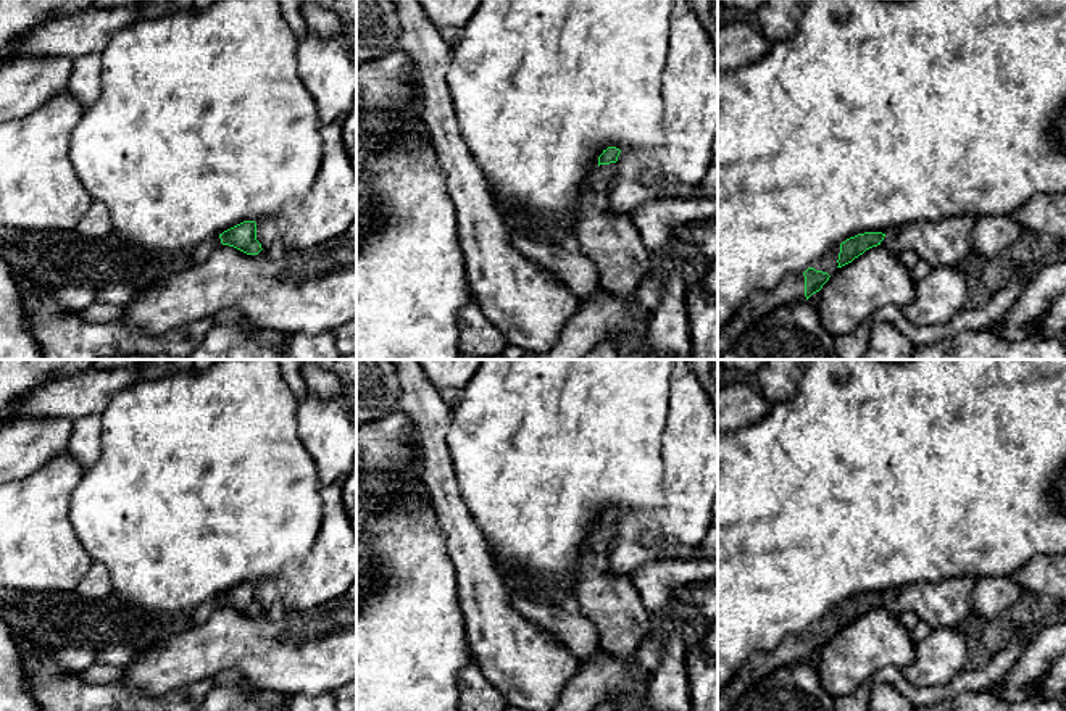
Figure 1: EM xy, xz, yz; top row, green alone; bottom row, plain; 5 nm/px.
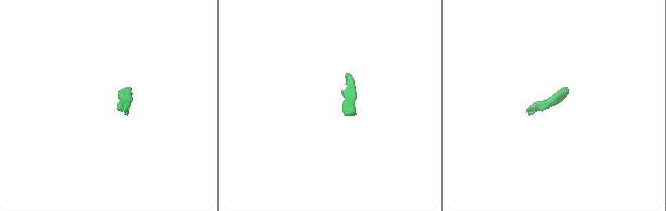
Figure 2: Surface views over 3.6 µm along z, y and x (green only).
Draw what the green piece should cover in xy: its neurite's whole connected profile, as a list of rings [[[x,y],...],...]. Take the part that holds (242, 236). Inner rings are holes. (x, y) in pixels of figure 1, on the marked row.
[[[244,221],[195,247],[195,263],[203,263],[221,245],[234,247],[247,255],[258,255],[263,250],[261,243],[256,240],[256,222]]]

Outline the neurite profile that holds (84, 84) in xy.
[[[90,53],[73,60],[66,92],[82,106],[95,103],[102,89],[102,55]]]

